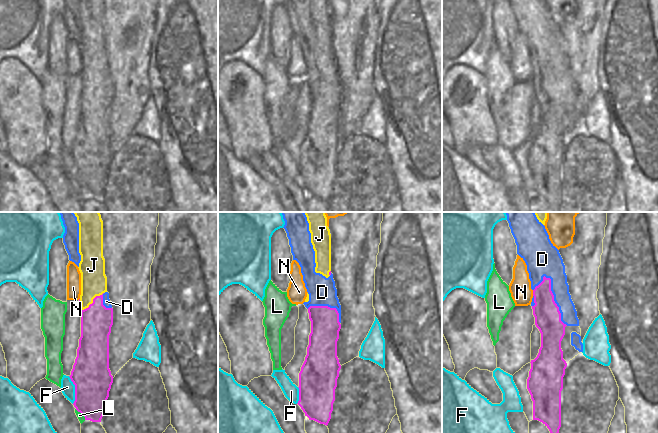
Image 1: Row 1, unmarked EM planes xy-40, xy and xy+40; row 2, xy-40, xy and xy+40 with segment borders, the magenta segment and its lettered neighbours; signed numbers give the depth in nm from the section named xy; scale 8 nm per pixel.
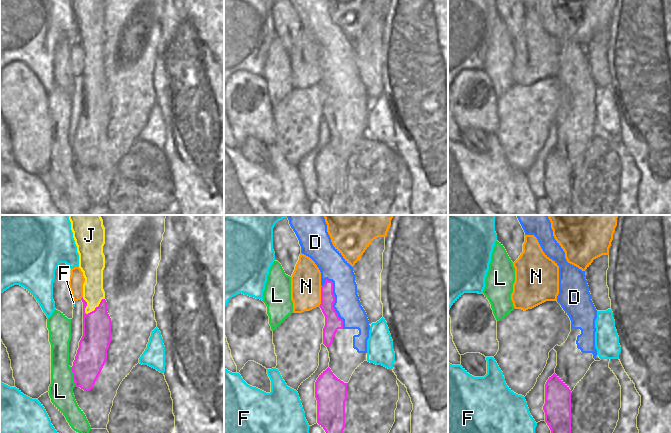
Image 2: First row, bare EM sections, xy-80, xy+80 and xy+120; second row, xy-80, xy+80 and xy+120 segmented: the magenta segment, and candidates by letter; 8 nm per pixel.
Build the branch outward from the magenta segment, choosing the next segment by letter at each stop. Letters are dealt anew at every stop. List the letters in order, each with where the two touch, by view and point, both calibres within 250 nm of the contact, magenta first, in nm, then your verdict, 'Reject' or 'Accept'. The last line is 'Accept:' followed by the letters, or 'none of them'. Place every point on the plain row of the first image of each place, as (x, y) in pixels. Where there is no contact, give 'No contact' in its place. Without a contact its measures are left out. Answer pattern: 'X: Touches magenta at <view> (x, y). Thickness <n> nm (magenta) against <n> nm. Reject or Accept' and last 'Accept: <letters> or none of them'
D: Touches magenta at xy+40 (553, 76). Thickness 200 nm (magenta) against 160 nm. Reject
F: Touches magenta at xy-40 (75, 166). Thickness 300 nm (magenta) against 110 nm. Reject
J: Touches magenta at xy-40 (93, 77). Thickness 260 nm (magenta) against 200 nm. Accept
L: Touches magenta at xy-40 (81, 189). Thickness 280 nm (magenta) against 50 nm. Reject
N: Touches magenta at xy+40 (533, 69). Thickness 200 nm (magenta) against 180 nm. Reject
Accept: J

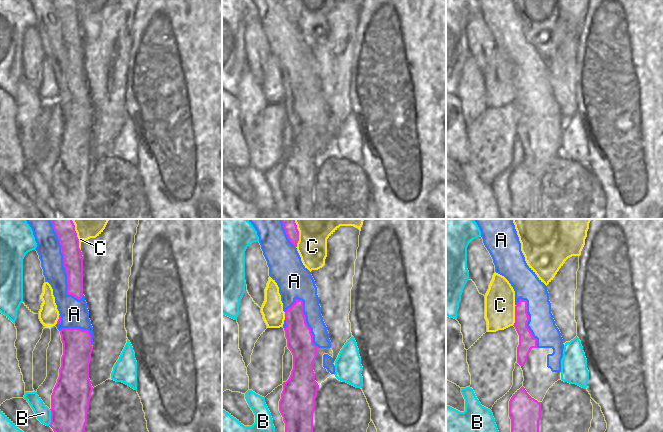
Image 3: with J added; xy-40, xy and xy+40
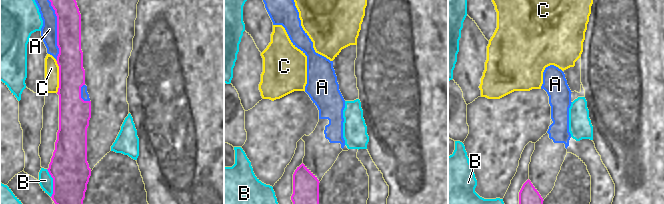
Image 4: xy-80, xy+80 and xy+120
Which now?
A: Touches magenta at xy-40 (63, 40). Thickness 160 nm (magenta) against 190 nm. Reject
B: Touches magenta at xy-40 (51, 193). Thickness 300 nm (magenta) against 120 nm. Reject
C: Touches magenta at xy-40 (76, 12). Thickness 160 nm (magenta) against 130 nm. Reject
Accept: none of them

